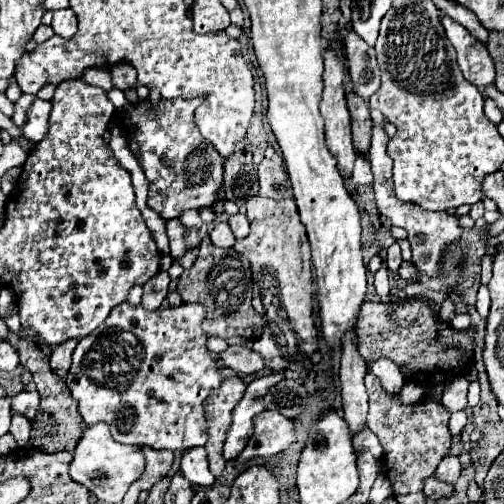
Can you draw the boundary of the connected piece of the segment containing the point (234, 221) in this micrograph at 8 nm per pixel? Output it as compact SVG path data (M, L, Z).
M236 213L236 215L232 215L232 217L228 219L228 225L230 225L232 233L236 235L236 239L246 237L248 231L250 231L250 225L248 225L248 219L246 219L244 213Z

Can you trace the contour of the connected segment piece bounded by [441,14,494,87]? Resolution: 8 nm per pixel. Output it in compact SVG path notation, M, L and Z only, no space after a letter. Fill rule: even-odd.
M441 14L441 23L444 25L446 37L458 53L458 65L464 77L476 87L494 83L494 63L486 51L486 45L447 15Z

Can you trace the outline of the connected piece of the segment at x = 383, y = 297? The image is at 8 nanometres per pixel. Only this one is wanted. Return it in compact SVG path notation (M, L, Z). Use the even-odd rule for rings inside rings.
M382 261L382 267L374 273L374 287L376 287L376 293L380 295L380 301L390 305L392 299L388 295L388 289L390 289L390 281L388 281L388 269L386 269L386 261Z

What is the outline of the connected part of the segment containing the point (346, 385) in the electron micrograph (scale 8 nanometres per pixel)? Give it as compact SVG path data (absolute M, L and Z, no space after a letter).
M346 335L342 343L342 365L340 365L340 383L342 383L342 409L344 421L352 435L358 435L366 429L368 413L368 395L364 387L364 375L368 373L364 359L356 349L356 335Z

